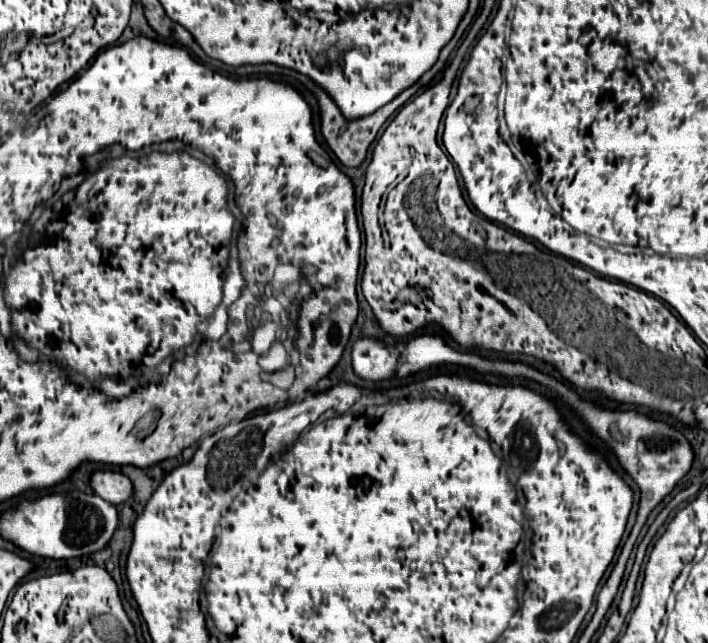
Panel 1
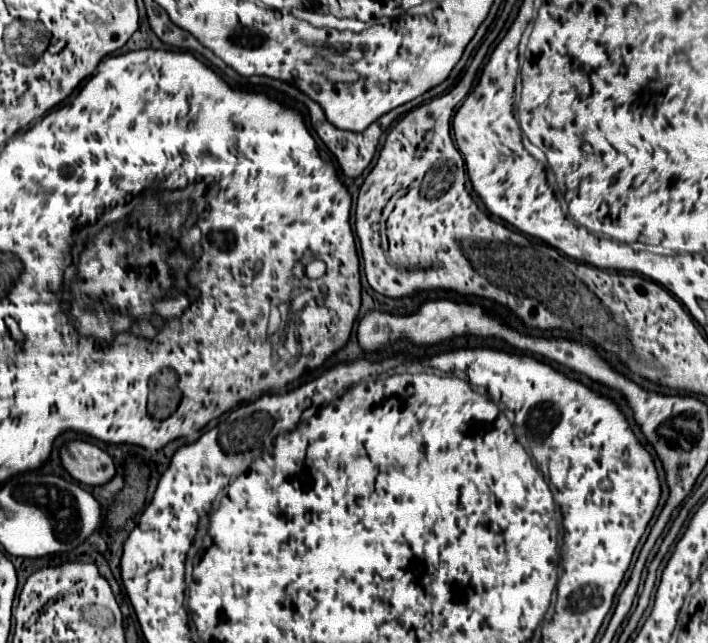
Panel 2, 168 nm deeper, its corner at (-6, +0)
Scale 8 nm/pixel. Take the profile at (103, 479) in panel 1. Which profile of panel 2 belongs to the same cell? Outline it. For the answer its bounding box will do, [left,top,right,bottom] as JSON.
[60,440,116,486]

